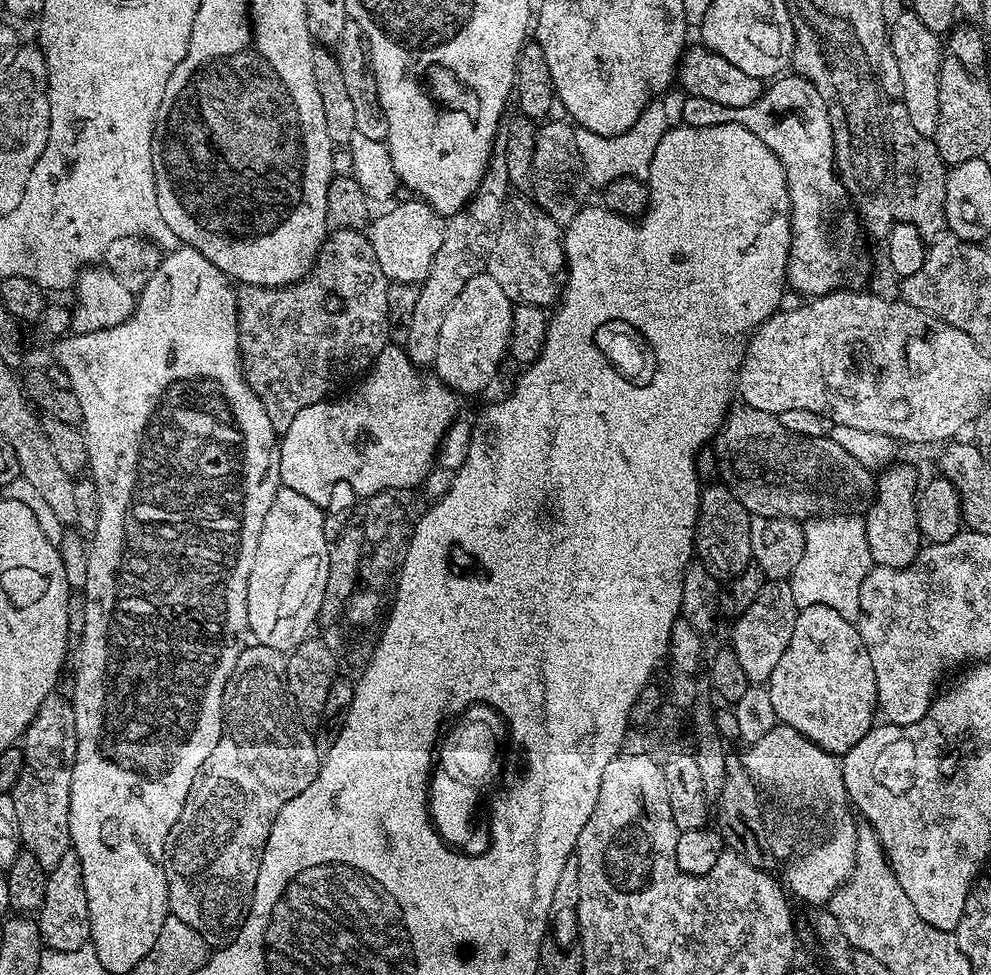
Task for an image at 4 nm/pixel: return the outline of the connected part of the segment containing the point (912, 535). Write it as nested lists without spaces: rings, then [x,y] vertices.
[[[893,463],[876,476],[876,495],[863,517],[873,565],[905,568],[914,562],[922,547],[916,513],[917,495],[916,472],[908,464]]]

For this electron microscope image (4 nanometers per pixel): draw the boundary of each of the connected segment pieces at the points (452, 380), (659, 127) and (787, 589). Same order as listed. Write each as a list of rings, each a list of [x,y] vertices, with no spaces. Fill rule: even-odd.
[[[486,271],[470,278],[442,318],[434,361],[435,375],[453,392],[480,392],[496,376],[500,363],[506,360],[512,329],[514,303]]]
[[[657,98],[647,104],[632,128],[617,136],[603,136],[602,134],[594,134],[594,130],[576,128],[578,154],[581,155],[584,172],[593,185],[603,186],[614,182],[614,178],[622,178],[623,176],[647,177],[654,150],[670,127],[668,112],[664,109],[662,101],[663,99]]]
[[[768,580],[762,590],[758,590],[758,598],[750,602],[750,610],[731,621],[730,647],[738,657],[749,685],[767,685],[770,674],[774,674],[774,666],[778,666],[786,646],[790,646],[790,634],[794,634],[797,611],[791,583],[788,580]]]

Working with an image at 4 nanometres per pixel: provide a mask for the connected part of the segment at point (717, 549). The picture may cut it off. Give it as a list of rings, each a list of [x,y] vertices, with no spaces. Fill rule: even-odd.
[[[712,482],[707,485],[700,493],[700,509],[696,519],[696,543],[695,551],[699,559],[715,574],[718,578],[731,578],[737,576],[742,570],[746,570],[753,563],[752,547],[750,546],[750,522],[752,513],[742,506],[742,502],[723,482]]]

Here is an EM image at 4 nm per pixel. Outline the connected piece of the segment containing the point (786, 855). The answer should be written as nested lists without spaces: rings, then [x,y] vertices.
[[[781,723],[745,750],[746,754],[742,756],[744,768],[764,799],[764,824],[767,826],[771,852],[777,861],[787,862],[784,866],[784,880],[789,891],[810,904],[820,904],[816,906],[829,903],[833,894],[852,873],[857,854],[858,822],[850,814],[852,808],[839,759],[810,742],[798,730]]]

